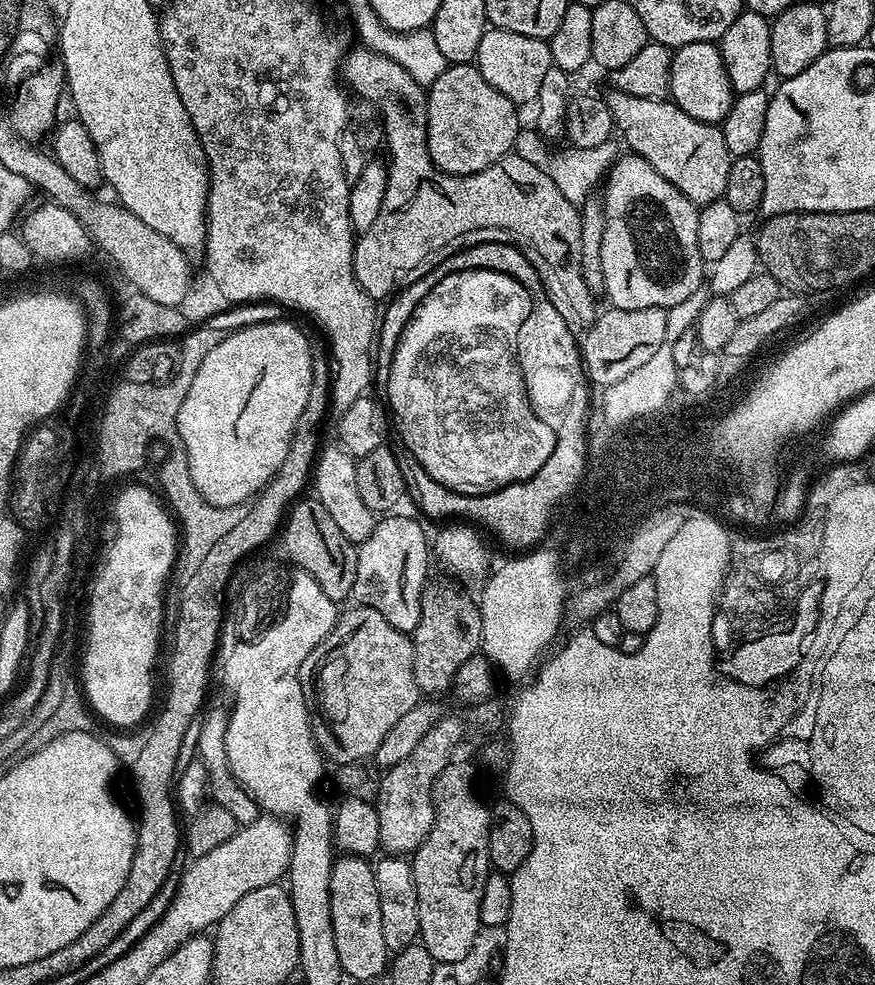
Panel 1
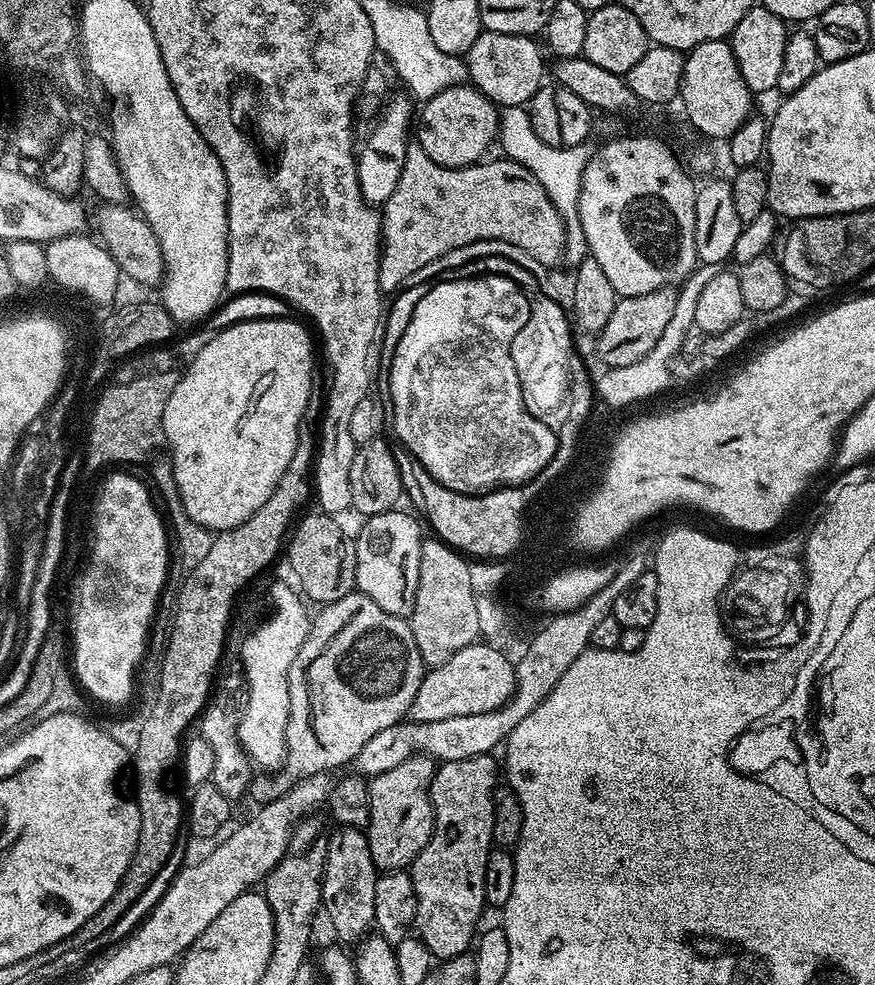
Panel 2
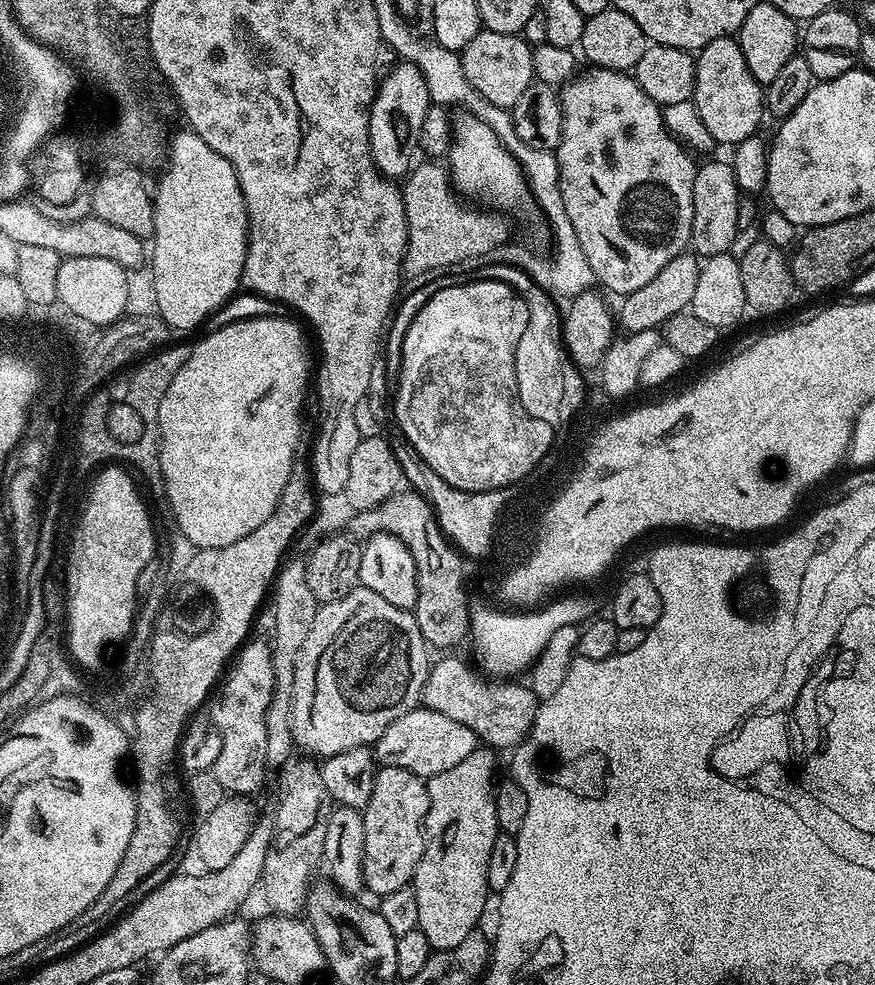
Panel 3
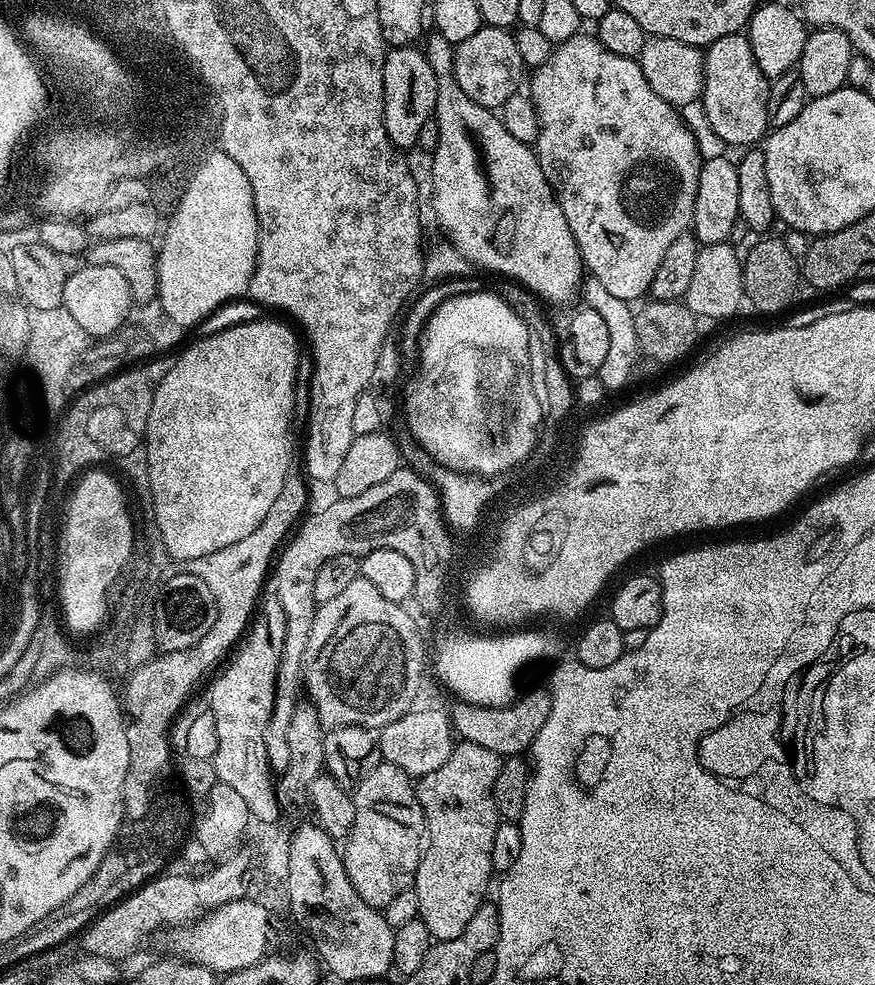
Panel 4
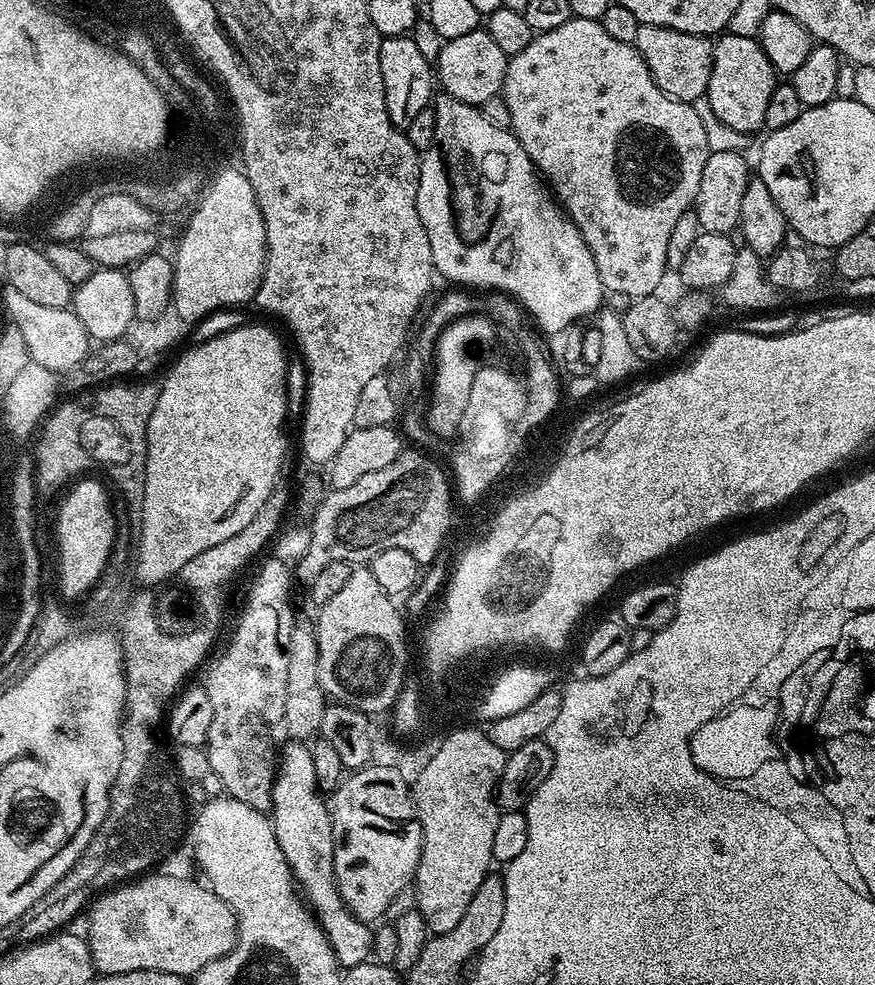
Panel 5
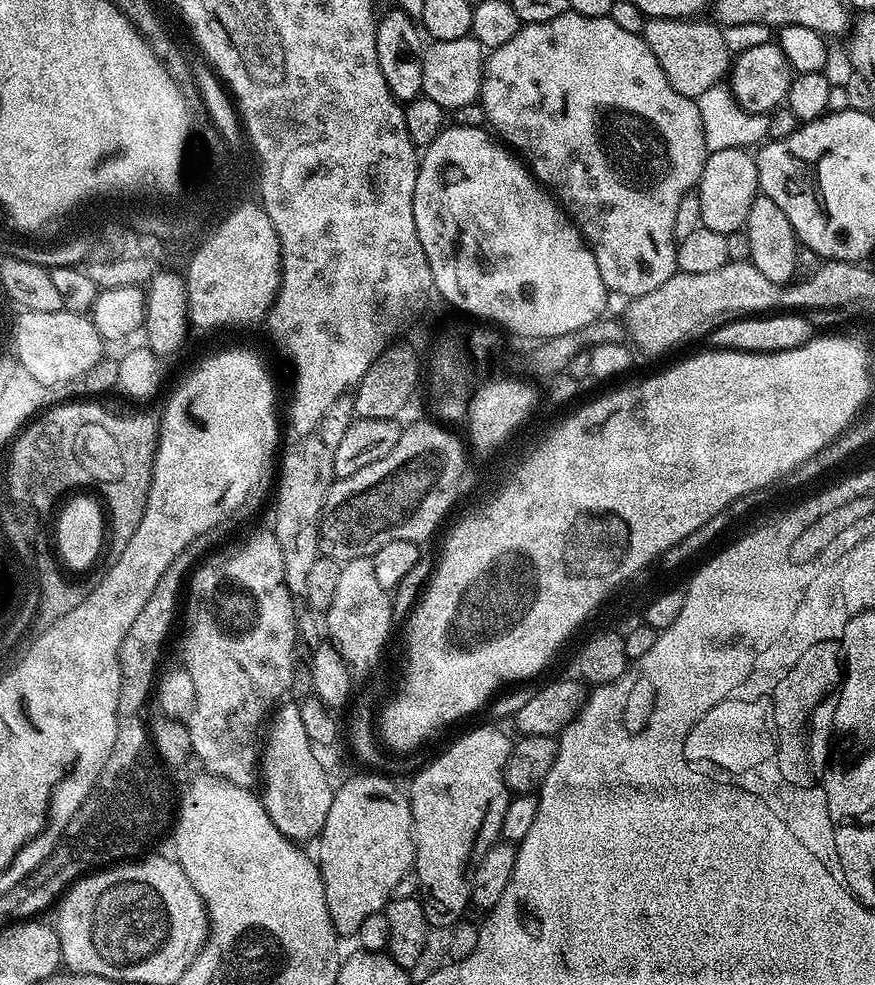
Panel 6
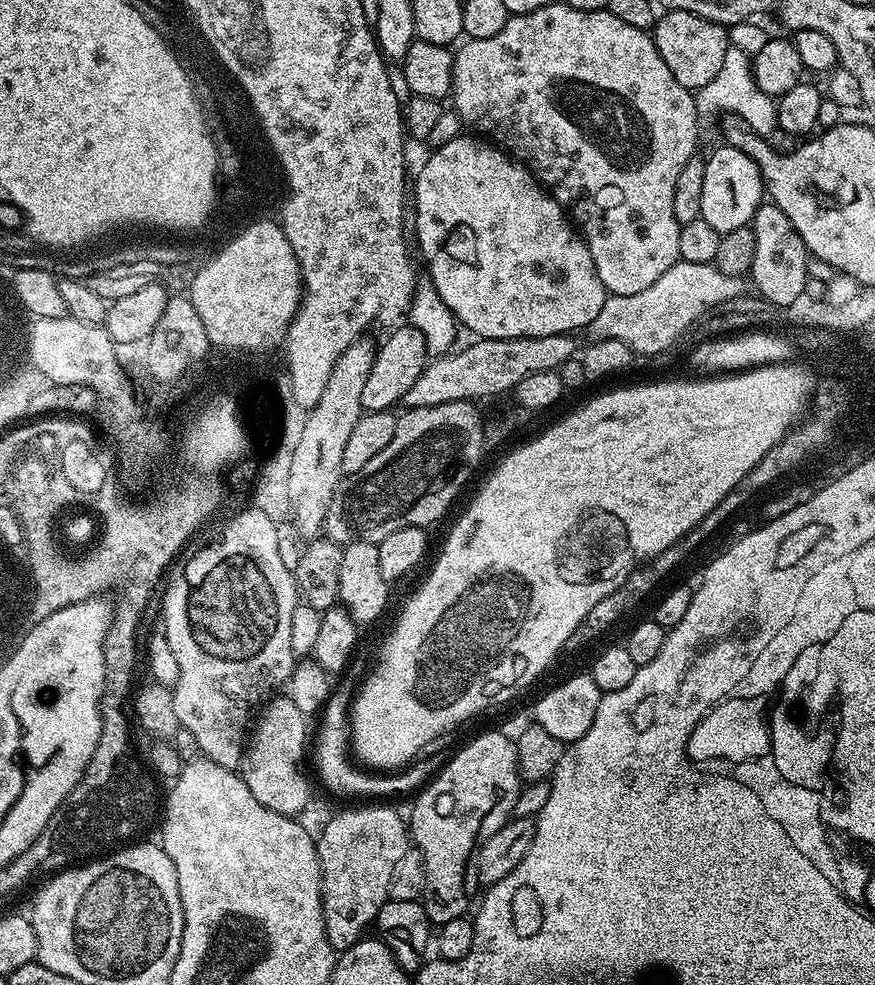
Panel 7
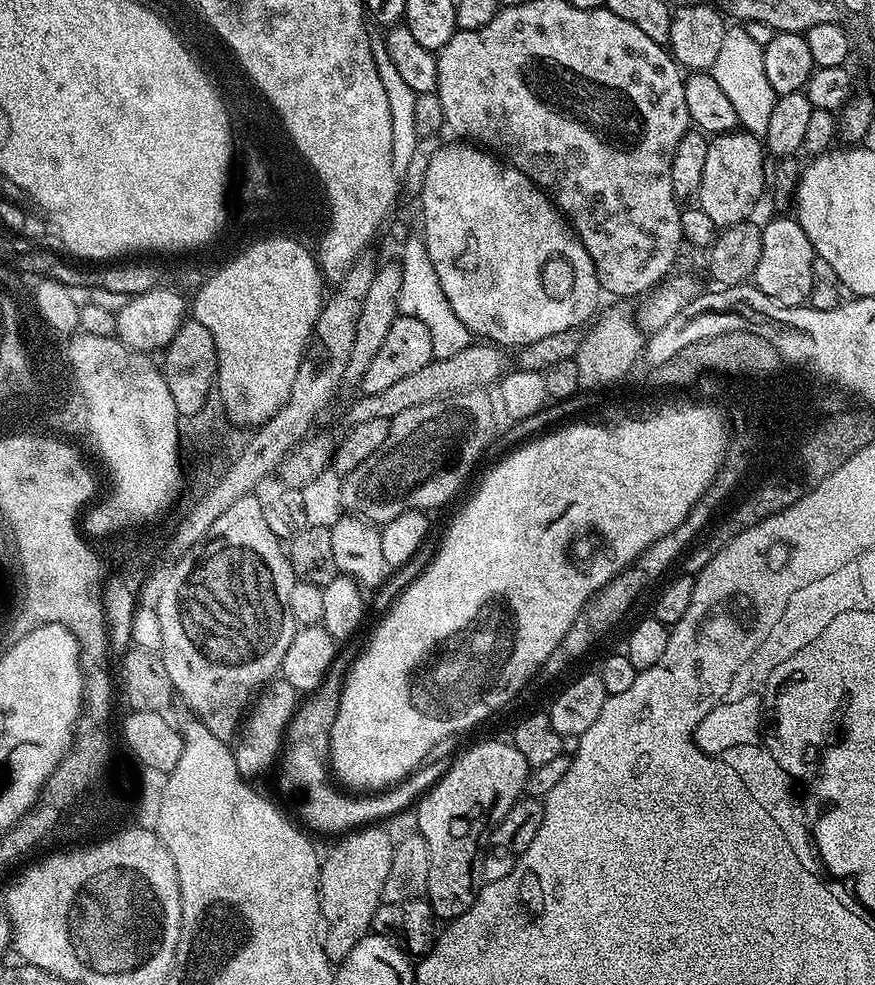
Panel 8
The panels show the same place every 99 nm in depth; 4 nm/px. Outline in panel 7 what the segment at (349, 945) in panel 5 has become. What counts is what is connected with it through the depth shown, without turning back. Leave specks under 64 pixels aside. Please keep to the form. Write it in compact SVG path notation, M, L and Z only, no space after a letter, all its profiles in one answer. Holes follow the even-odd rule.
M288 694L273 695L259 709L246 740L244 757L240 760L238 774L246 782L246 790L250 790L250 794L254 794L262 806L283 816L299 817L299 812L312 800L313 781L310 776L308 781L303 768L309 748L309 717L294 706Z

